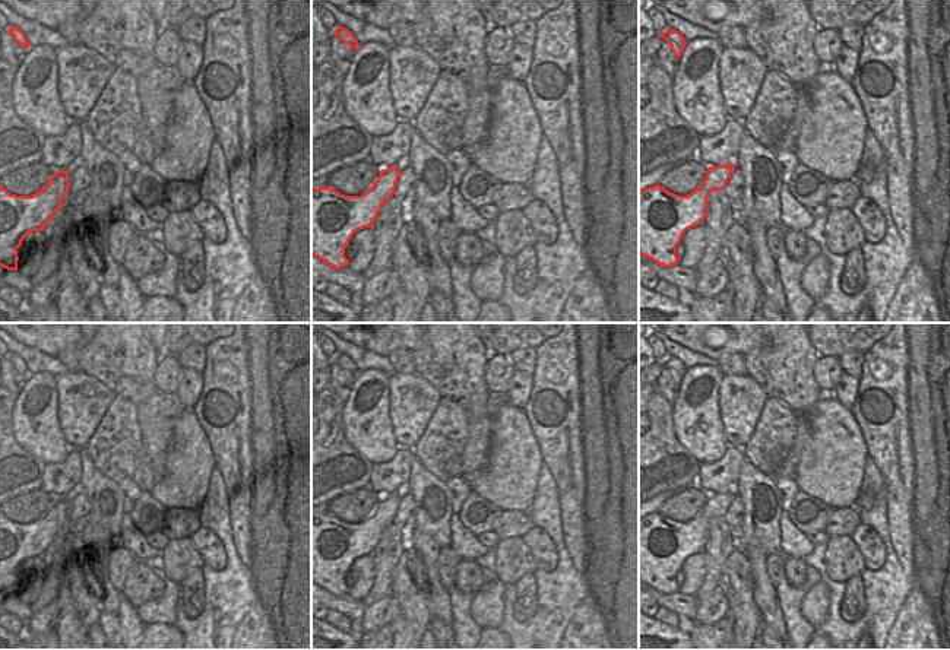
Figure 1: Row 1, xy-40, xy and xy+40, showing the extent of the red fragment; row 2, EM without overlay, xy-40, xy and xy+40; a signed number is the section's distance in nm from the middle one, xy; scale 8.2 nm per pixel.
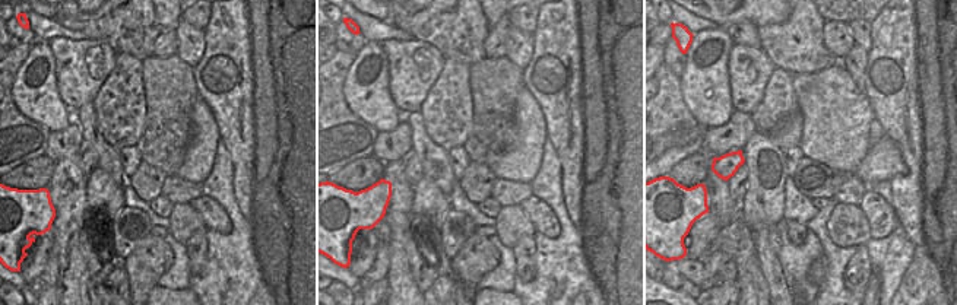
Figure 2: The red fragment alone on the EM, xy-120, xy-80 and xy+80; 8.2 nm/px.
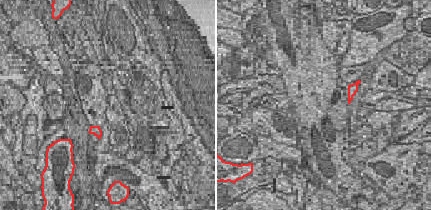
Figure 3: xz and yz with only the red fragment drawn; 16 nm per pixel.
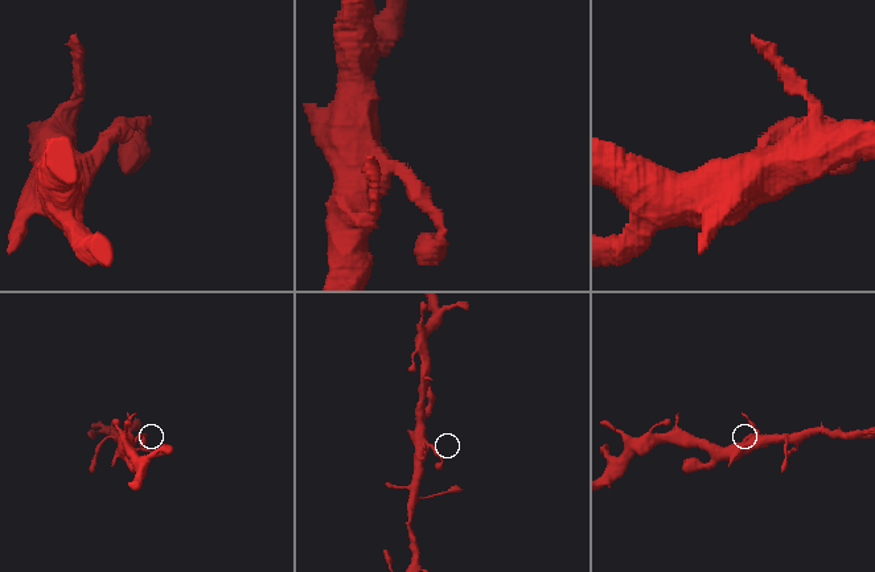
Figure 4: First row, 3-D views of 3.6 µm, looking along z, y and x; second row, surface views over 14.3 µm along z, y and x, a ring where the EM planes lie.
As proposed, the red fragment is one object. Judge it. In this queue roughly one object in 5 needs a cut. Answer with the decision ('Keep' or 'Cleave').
Keep

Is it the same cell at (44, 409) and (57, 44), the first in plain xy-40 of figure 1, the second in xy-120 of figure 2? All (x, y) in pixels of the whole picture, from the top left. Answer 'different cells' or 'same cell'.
different cells

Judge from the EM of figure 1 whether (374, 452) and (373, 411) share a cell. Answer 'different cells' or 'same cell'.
same cell

